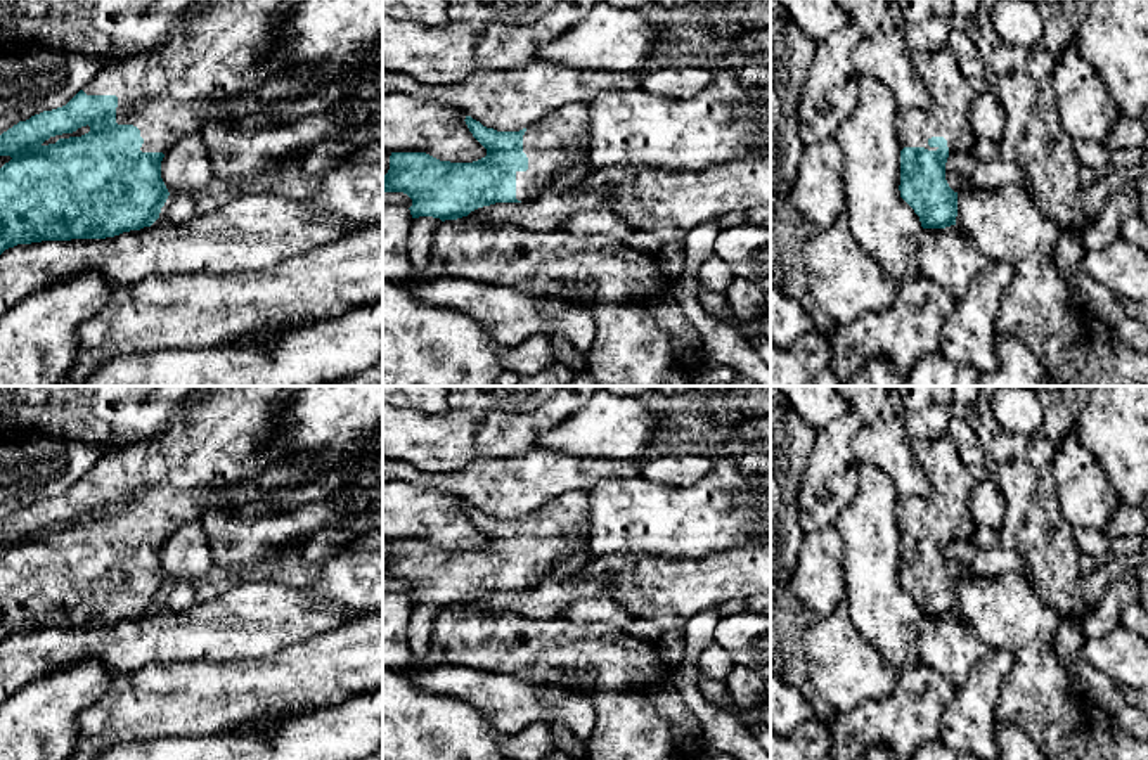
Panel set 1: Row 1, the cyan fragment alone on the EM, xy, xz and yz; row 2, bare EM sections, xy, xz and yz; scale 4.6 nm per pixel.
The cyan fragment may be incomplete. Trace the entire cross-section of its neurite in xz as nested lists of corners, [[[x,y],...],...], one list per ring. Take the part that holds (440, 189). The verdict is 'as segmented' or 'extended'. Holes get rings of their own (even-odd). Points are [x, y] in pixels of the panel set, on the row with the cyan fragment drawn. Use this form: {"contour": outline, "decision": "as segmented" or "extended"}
{"contour": [[[570,104],[552,111],[519,132],[497,132],[466,116],[473,137],[487,149],[487,156],[473,163],[440,161],[426,152],[391,152],[390,170],[383,177],[383,192],[403,192],[412,199],[412,218],[433,216],[457,220],[495,203],[535,201],[556,189],[556,177],[578,161],[589,159],[589,106]]], "decision": "extended"}

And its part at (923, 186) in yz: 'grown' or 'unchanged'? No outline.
grown

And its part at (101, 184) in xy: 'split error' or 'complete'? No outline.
split error

